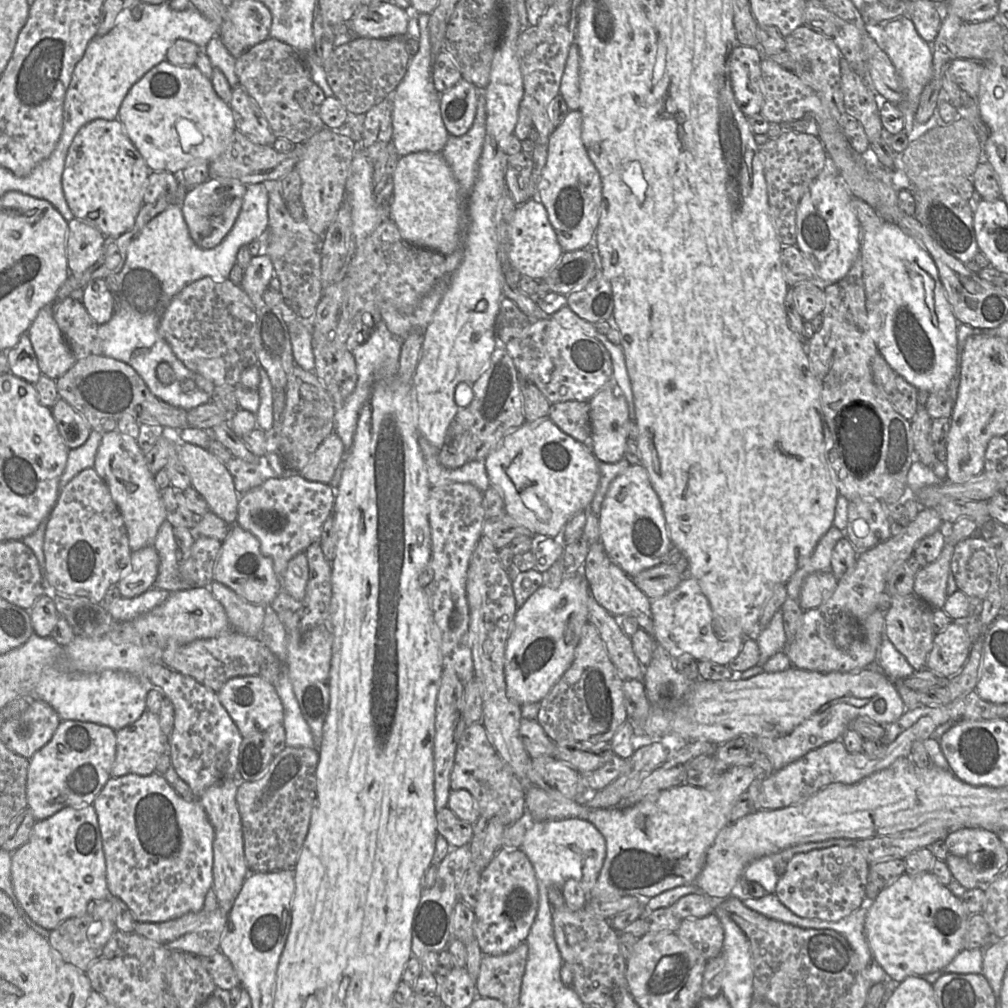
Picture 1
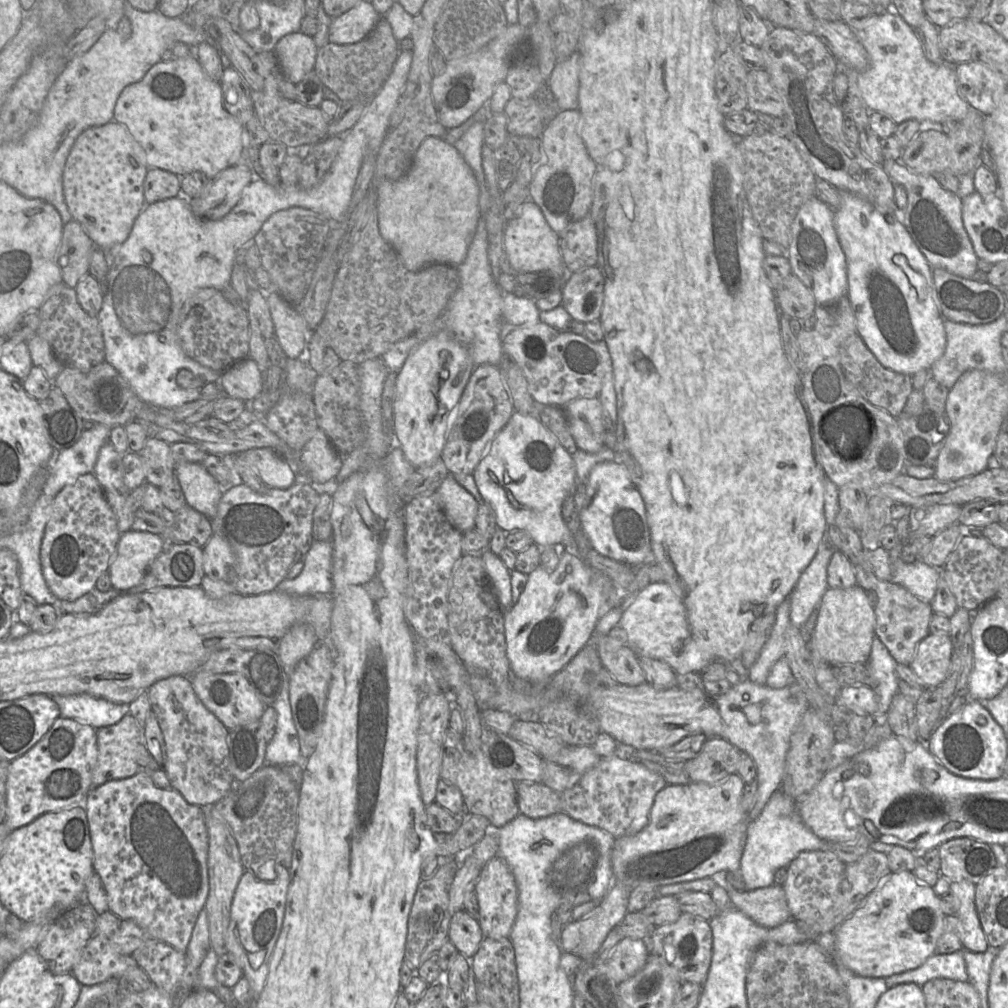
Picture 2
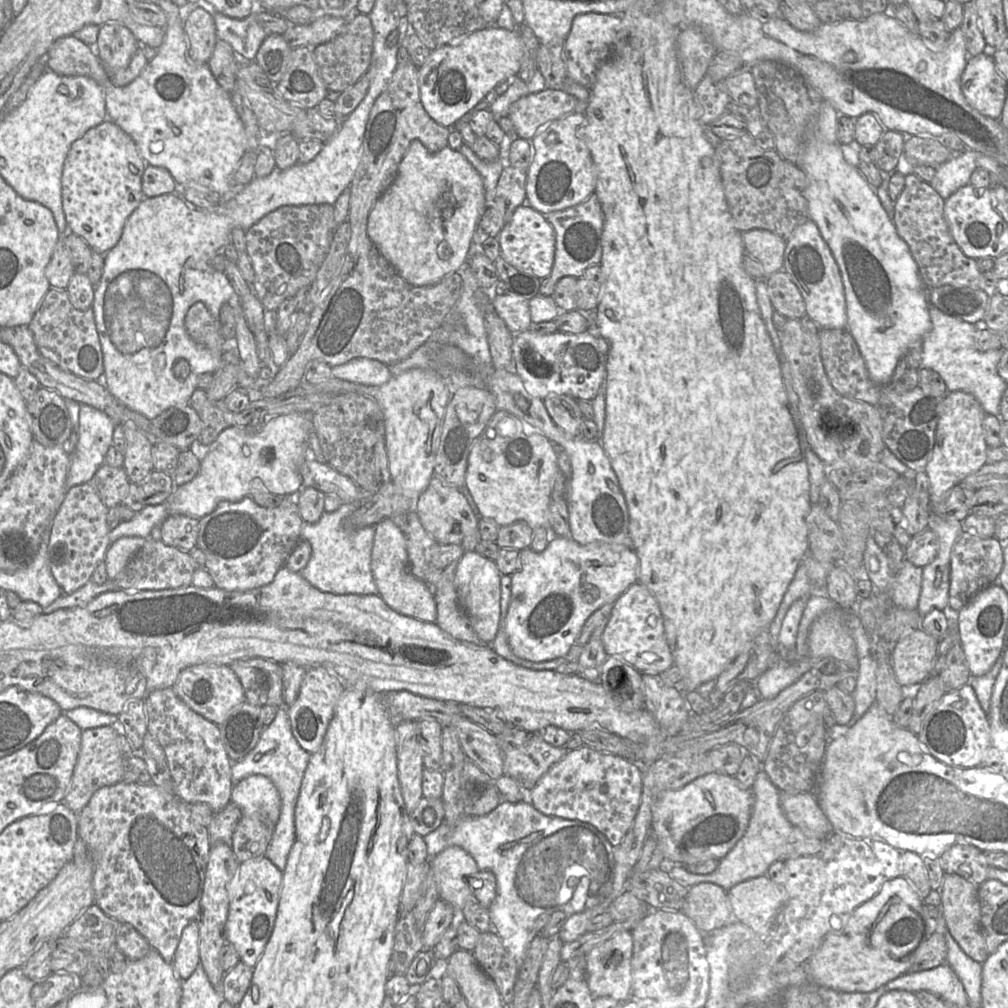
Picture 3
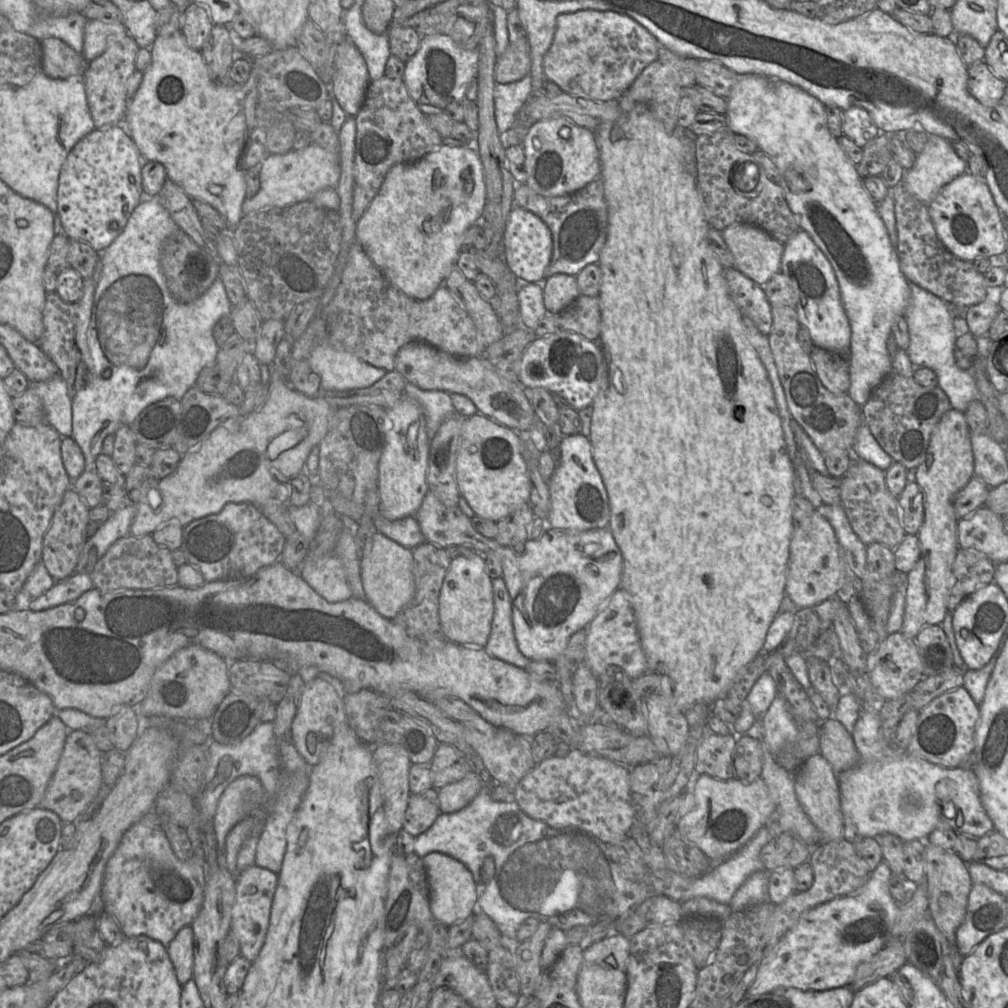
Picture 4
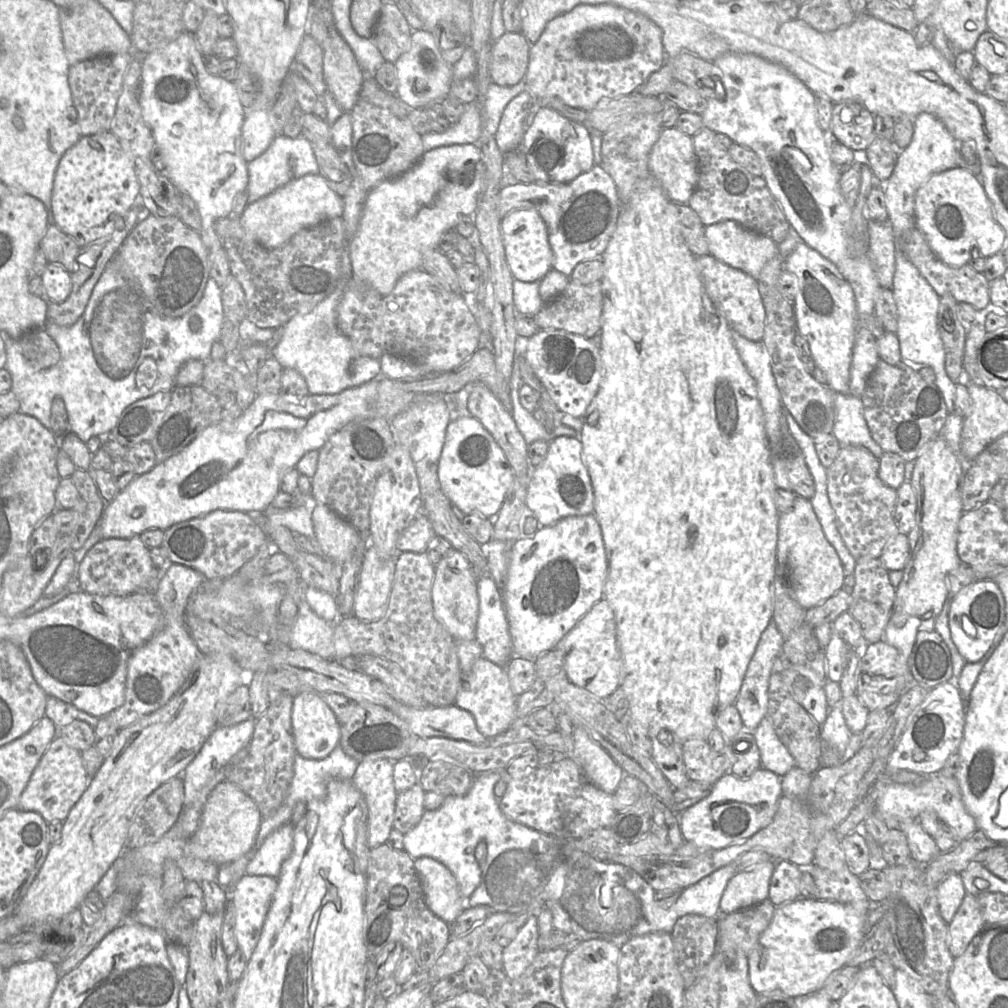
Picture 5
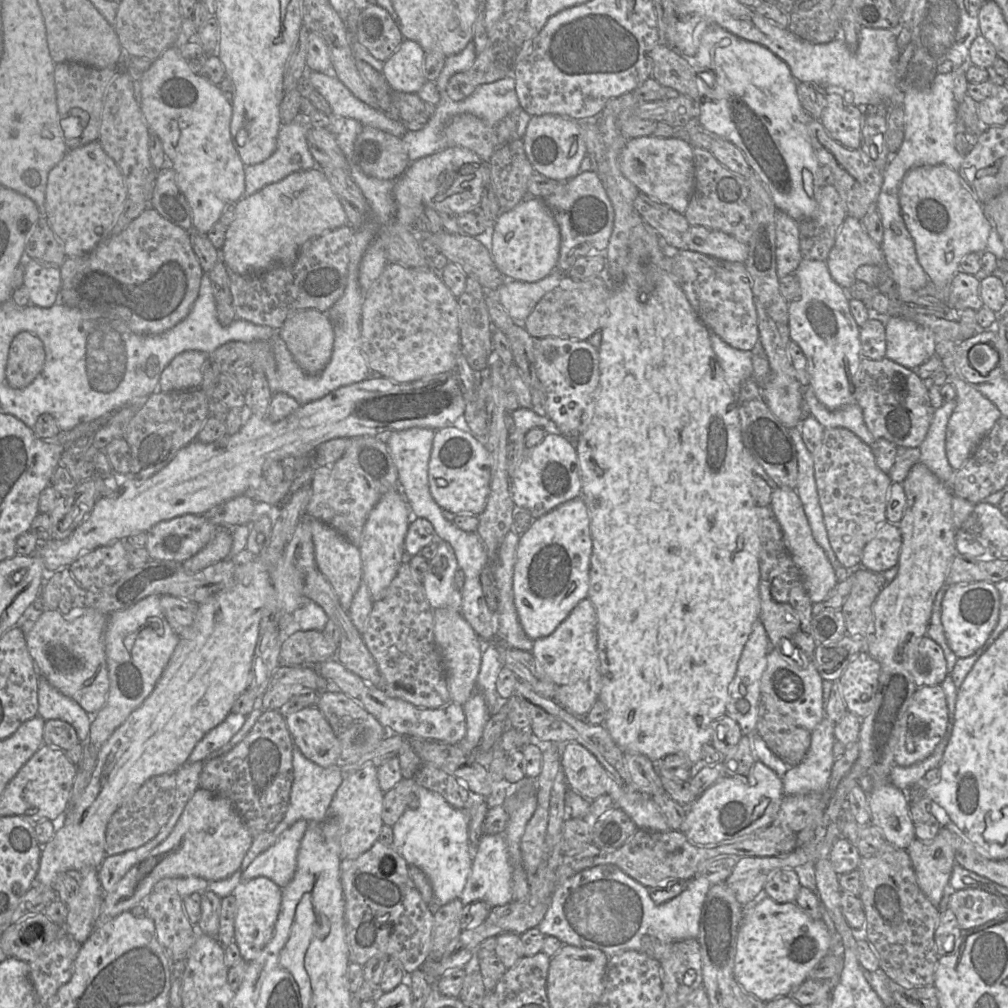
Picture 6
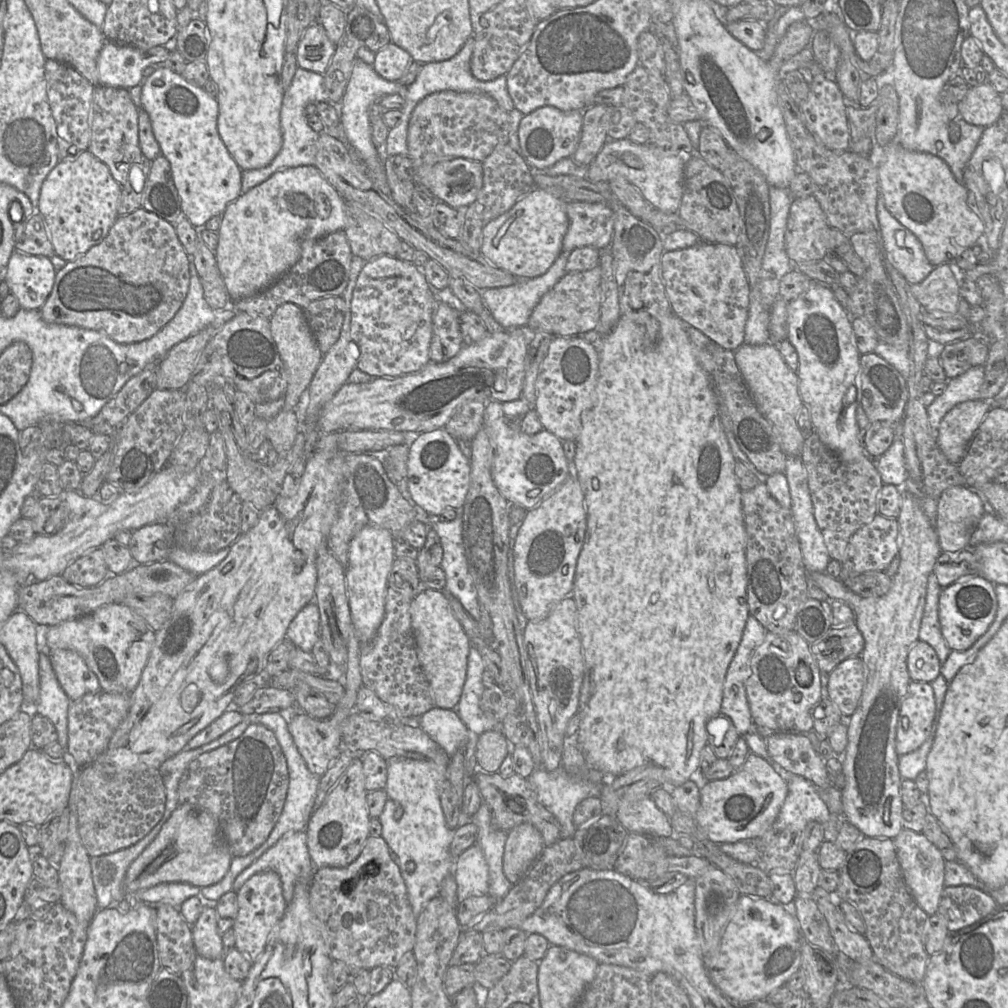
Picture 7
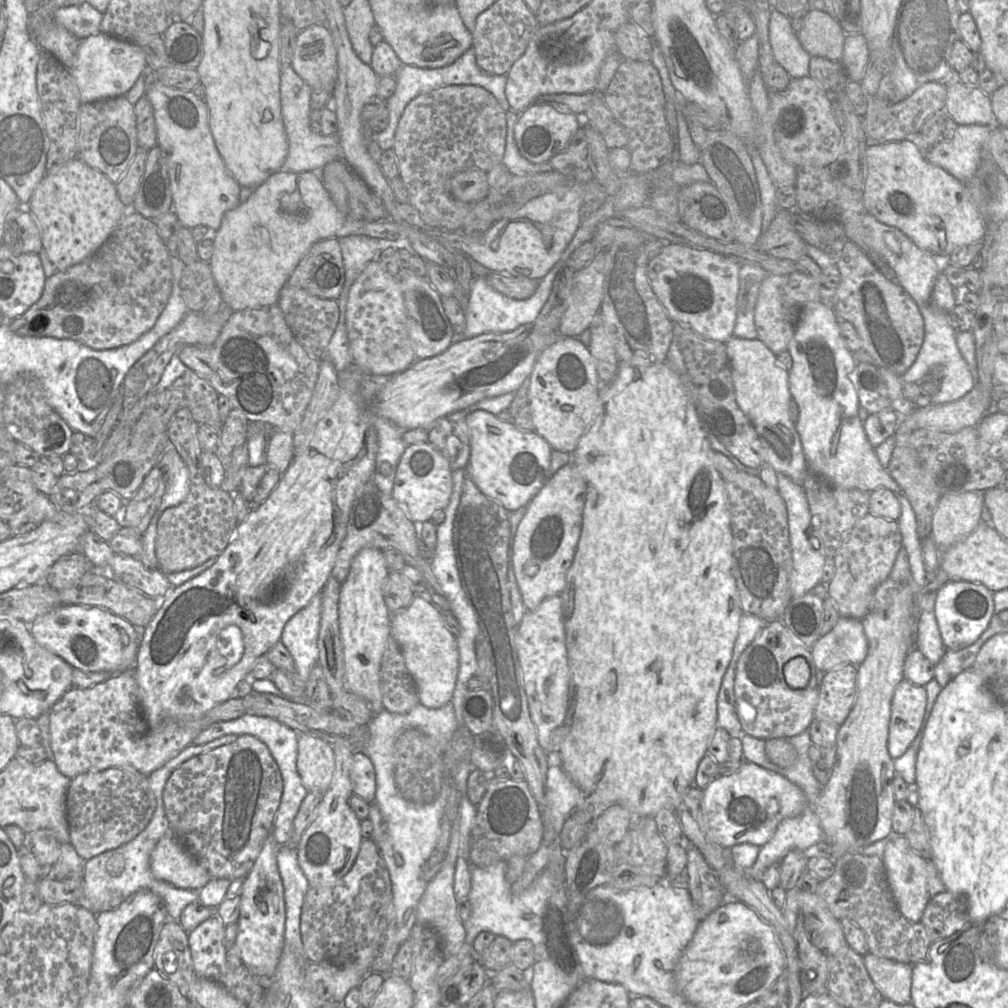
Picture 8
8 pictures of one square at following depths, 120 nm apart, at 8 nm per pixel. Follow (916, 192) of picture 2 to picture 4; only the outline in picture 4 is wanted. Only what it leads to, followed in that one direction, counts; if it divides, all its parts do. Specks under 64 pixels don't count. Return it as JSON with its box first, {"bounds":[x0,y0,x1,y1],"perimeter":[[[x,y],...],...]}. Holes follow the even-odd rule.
{"bounds":[891,183,990,308],"perimeter":[[[900,183],[891,189],[894,199],[894,209],[897,228],[897,254],[899,258],[900,269],[910,283],[915,283],[921,288],[940,297],[951,306],[957,308],[968,308],[974,304],[984,301],[988,296],[990,289],[985,285],[983,274],[975,270],[972,261],[963,260],[955,256],[939,239],[933,222],[931,220],[928,204],[922,203],[913,197]]]}

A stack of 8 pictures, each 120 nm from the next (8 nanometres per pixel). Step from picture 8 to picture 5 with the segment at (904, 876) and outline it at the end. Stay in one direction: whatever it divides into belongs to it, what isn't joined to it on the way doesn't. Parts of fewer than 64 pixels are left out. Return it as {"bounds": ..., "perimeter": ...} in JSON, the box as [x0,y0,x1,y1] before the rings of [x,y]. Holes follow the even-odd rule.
{"bounds":[865,773,978,843],"perimeter":[[[938,773],[923,775],[926,776],[919,784],[900,784],[891,780],[887,780],[886,777],[883,777],[875,784],[871,794],[867,794],[865,797],[870,796],[870,799],[874,804],[874,810],[885,820],[886,824],[890,828],[898,828],[899,821],[906,819],[917,820],[923,811],[933,810],[939,819],[952,829],[958,843],[977,831],[978,827],[976,821],[974,817],[968,812],[962,800],[960,787],[956,777],[946,777]]]}

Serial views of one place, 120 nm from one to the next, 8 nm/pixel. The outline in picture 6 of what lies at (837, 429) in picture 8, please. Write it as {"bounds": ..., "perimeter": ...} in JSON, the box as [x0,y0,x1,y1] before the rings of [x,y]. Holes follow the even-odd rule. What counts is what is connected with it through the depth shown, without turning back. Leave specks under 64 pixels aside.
{"bounds":[789,259,861,410],"perimeter":[[[802,259],[795,275],[800,294],[789,303],[789,334],[807,359],[809,389],[829,410],[853,404],[857,399],[861,360],[860,327],[853,318],[846,290],[830,275],[825,261]]]}

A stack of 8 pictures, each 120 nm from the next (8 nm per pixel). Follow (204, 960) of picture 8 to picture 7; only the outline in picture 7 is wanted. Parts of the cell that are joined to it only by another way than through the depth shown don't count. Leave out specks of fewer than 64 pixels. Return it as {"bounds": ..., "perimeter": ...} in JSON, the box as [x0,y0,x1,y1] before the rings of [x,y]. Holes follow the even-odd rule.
{"bounds":[192,905,223,959],"perimeter":[[[204,905],[197,921],[192,925],[192,937],[196,955],[208,959],[223,958],[222,934],[218,930],[214,905]]]}

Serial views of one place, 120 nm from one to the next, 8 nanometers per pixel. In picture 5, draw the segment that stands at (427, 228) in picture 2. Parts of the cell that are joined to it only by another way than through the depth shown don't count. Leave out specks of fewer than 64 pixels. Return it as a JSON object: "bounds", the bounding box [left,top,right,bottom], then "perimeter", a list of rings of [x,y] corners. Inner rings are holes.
{"bounds":[349,143,485,296],"perimeter":[[[466,143],[466,144],[452,144],[449,146],[441,146],[433,148],[425,152],[420,160],[412,166],[408,171],[400,174],[397,177],[386,180],[369,191],[360,222],[356,233],[354,234],[352,240],[349,242],[349,252],[353,270],[353,278],[356,281],[361,281],[364,284],[371,287],[373,290],[377,291],[381,296],[387,296],[390,294],[398,281],[398,279],[410,270],[421,270],[422,257],[426,251],[438,250],[438,242],[441,236],[449,231],[456,230],[455,226],[466,217],[472,217],[475,214],[478,207],[479,199],[483,193],[485,185],[485,165],[482,161],[481,151],[477,144]]]}

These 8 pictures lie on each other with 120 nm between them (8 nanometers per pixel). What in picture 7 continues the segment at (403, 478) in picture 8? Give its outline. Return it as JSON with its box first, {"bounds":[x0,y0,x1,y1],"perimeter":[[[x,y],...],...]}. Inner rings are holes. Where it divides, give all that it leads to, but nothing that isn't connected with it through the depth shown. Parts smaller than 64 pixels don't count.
{"bounds":[407,428,470,515],"perimeter":[[[443,428],[421,433],[412,442],[407,460],[407,485],[413,503],[427,515],[461,509],[470,487],[470,459]]]}

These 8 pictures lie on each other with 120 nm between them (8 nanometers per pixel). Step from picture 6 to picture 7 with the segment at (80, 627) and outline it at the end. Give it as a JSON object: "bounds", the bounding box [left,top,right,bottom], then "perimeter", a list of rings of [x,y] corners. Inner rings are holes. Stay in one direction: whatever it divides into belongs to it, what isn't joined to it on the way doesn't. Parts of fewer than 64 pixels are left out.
{"bounds":[47,648,101,701],"perimeter":[[[52,648],[47,653],[57,681],[71,701],[101,690],[97,676],[77,652]]]}

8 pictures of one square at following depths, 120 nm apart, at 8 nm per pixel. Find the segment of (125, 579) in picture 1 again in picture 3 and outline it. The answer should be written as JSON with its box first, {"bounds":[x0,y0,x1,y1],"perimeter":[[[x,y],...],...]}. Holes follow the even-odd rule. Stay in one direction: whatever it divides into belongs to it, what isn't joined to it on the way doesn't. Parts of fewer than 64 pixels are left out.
{"bounds":[104,536,145,581],"perimeter":[[[126,536],[111,544],[104,560],[109,580],[114,581],[121,574],[145,541],[143,537]]]}

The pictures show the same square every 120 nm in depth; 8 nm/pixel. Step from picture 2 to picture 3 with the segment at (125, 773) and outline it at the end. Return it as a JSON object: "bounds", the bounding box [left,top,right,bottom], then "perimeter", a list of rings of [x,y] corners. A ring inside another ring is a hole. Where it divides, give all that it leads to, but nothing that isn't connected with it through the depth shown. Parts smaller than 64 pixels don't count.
{"bounds":[61,726,125,813],"perimeter":[[[101,726],[82,730],[80,751],[70,787],[61,803],[79,813],[99,788],[122,781],[125,756],[119,747],[119,735],[120,729],[117,726]]]}

